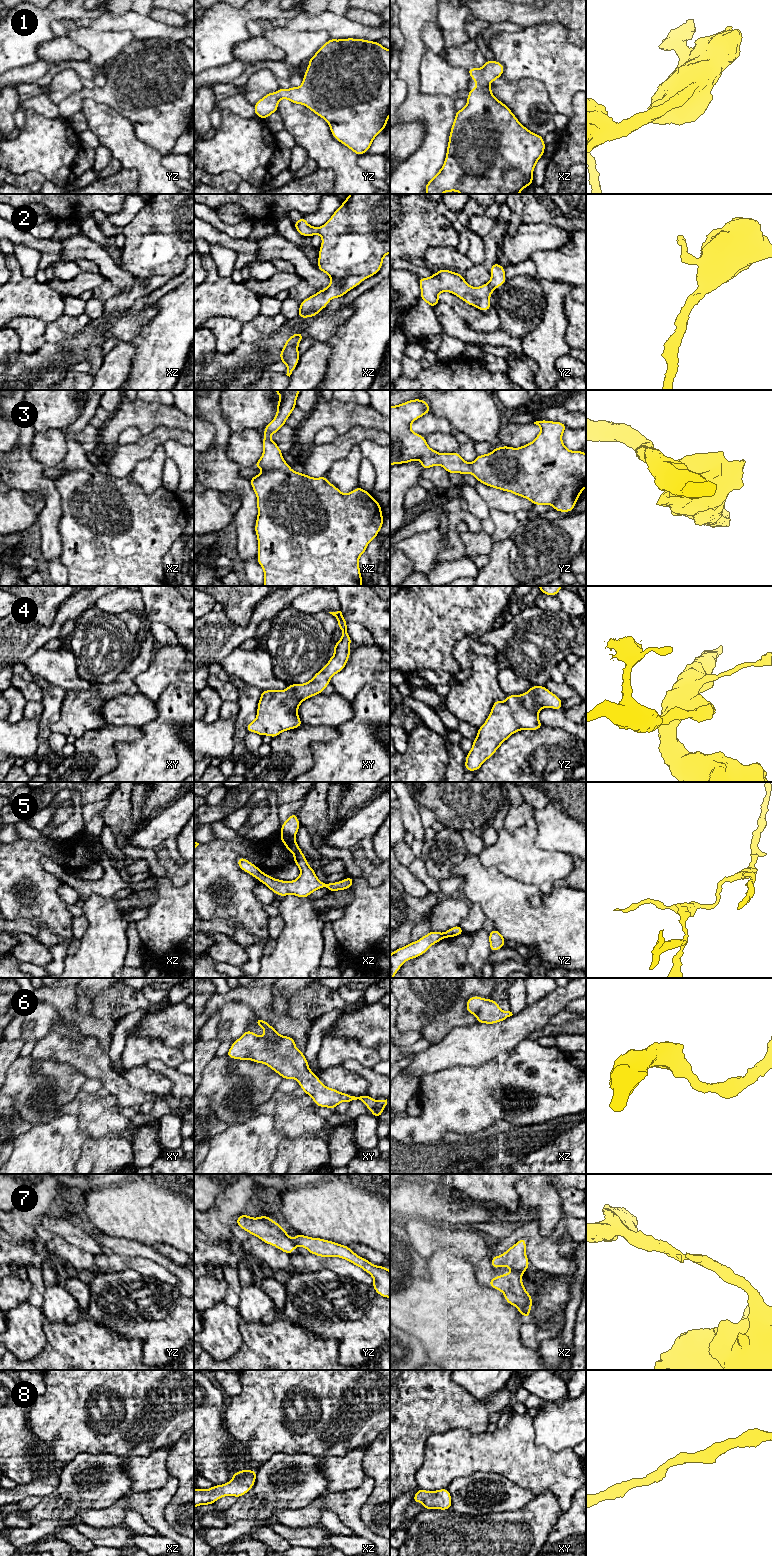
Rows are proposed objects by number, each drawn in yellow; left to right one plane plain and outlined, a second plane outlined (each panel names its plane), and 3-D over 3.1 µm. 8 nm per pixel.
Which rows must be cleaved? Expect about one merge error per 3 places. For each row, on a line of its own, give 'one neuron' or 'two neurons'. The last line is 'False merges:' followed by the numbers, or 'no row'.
1: one neuron
2: one neuron
3: one neuron
4: one neuron
5: two neurons
6: one neuron
7: two neurons
8: one neuron
False merges: 5, 7

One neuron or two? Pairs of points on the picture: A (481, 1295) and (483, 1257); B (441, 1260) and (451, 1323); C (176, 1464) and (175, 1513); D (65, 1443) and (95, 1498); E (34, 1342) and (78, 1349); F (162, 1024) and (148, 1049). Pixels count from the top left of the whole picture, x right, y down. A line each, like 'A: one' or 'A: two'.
A: two
B: one
C: one
D: two
E: two
F: two

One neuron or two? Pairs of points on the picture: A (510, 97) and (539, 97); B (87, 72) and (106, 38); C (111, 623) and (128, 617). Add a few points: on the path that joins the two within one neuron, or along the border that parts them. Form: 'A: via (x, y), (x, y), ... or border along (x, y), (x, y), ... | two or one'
A: via (517, 97), (532, 97) | one
B: border along (88, 61), (95, 71), (93, 79) | two
C: border along (117, 615), (134, 635) | two

